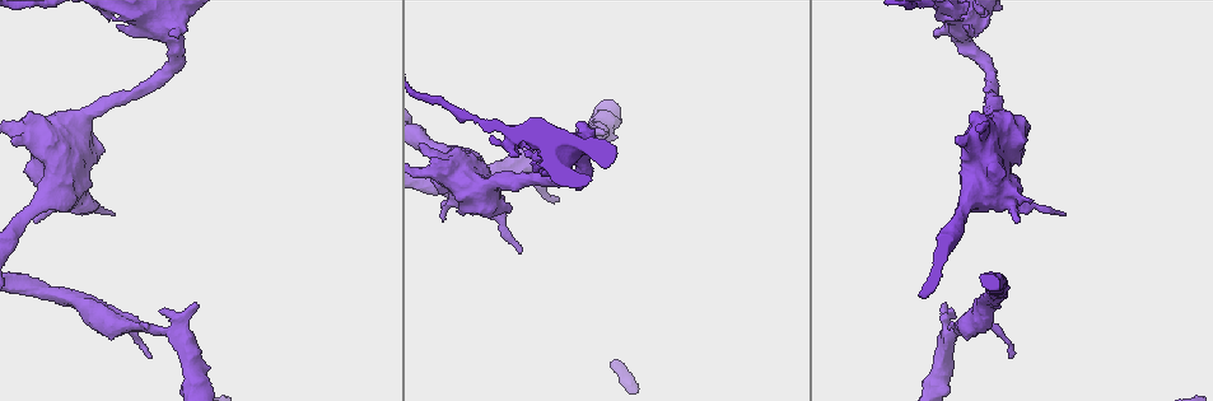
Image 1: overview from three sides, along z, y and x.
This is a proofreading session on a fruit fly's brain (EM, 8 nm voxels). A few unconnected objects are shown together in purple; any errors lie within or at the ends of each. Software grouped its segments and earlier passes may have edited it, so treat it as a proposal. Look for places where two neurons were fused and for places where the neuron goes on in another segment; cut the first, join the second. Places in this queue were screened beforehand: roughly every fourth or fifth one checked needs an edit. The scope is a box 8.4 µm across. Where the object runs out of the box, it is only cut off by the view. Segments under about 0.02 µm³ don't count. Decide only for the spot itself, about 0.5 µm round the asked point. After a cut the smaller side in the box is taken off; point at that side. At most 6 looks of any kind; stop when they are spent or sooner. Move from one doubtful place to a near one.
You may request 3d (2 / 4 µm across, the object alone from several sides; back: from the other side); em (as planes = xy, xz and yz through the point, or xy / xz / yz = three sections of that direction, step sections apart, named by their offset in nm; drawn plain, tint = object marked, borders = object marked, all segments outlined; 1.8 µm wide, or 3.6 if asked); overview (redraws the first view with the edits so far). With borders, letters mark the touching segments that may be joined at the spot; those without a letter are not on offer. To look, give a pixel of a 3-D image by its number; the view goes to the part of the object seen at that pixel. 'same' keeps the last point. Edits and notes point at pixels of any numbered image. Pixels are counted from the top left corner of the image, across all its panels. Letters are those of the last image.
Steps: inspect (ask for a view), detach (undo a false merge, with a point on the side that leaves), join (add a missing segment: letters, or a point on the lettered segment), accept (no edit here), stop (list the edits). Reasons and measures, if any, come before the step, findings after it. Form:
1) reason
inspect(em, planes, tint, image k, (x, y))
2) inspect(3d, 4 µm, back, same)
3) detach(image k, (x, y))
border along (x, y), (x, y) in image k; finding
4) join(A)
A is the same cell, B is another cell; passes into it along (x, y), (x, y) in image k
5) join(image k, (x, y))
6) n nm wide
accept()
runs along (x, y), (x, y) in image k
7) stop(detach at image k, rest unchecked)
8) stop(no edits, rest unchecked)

inspect(3d, 4 µm, image 1, (112, 212))

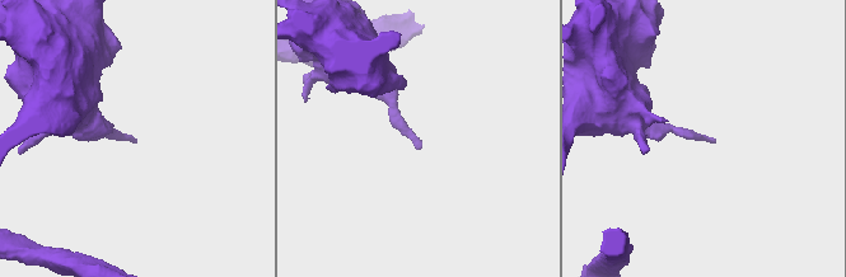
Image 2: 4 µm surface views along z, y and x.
inspect(em, planes, tint, image 2, (136, 140))

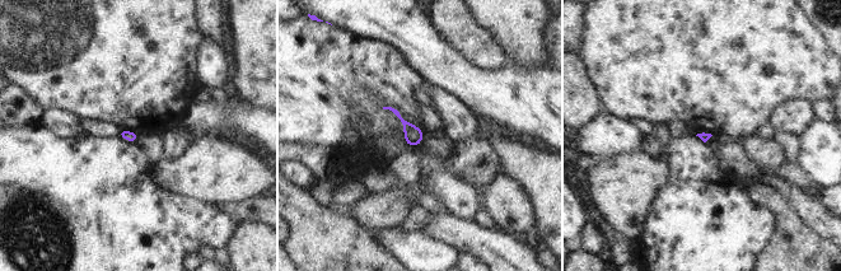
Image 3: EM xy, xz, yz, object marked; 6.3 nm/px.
inspect(em, planes, borders, same)

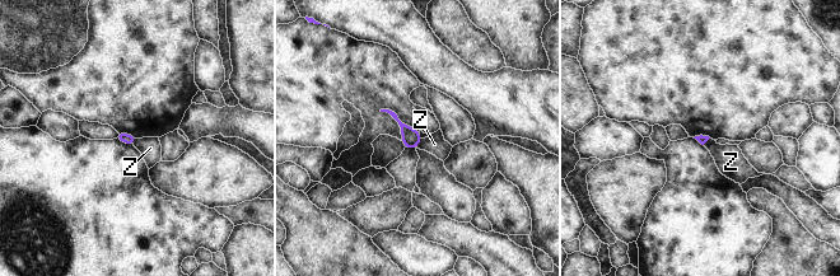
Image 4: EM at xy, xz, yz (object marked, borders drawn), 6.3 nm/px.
accept()
Z is another cell; border along (421, 139), (416, 146) in image 4; none of them fits

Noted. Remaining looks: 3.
branch stops here
inspect(3d, 2 µm, image 1, (1034, 200))

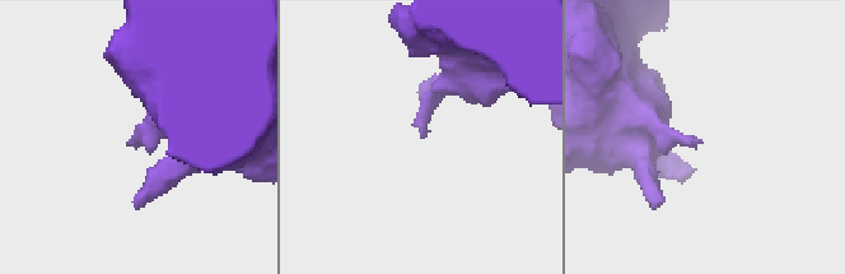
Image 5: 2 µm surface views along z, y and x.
shape alone is not enough
inspect(em, yz, step 16, borders, image 5, (701, 140))

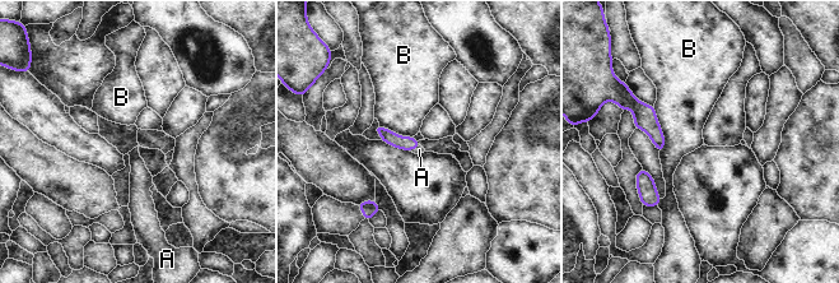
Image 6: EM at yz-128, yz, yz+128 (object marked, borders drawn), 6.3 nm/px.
inspect(em, planes, borders, same)

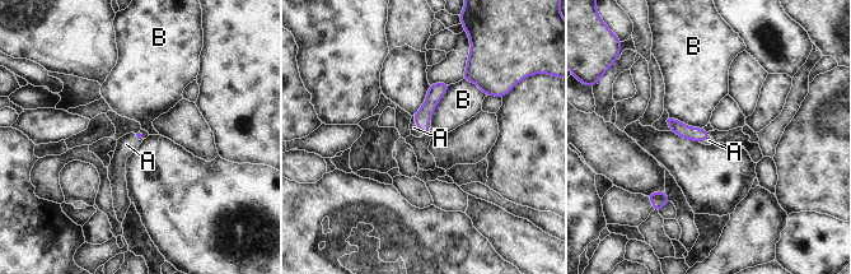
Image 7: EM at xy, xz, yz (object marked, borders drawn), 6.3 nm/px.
join(A)
A is the same cell, B is another cell; passes into it along (435, 93), (416, 124), (414, 128) in image 7; it goes on there

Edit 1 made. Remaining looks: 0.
stop(join at image 7, rest unchecked)

